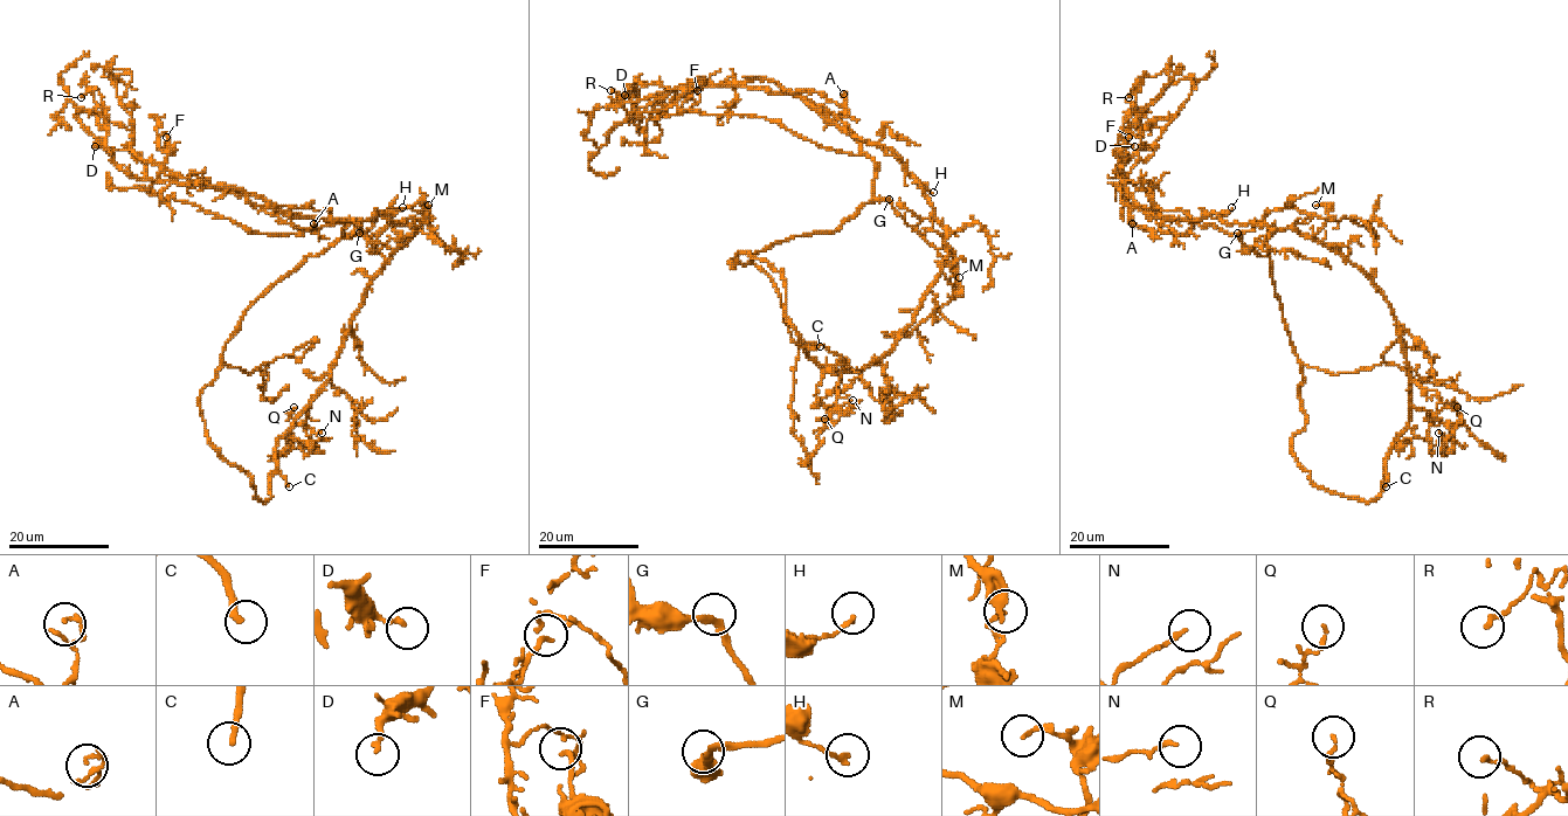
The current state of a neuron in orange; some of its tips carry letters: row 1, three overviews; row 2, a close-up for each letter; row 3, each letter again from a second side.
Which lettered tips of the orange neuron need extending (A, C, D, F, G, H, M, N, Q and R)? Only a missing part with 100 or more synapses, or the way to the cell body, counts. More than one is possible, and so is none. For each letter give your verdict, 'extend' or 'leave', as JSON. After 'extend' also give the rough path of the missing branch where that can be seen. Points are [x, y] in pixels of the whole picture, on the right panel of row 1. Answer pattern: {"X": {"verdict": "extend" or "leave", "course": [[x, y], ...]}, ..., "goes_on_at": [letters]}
{"A": {"verdict": "leave"}, "C": {"verdict": "extend"}, "D": {"verdict": "leave"}, "F": {"verdict": "leave"}, "G": {"verdict": "leave"}, "H": {"verdict": "leave"}, "M": {"verdict": "leave"}, "N": {"verdict": "leave"}, "Q": {"verdict": "leave"}, "R": {"verdict": "leave"}, "goes_on_at": ["C"]}

